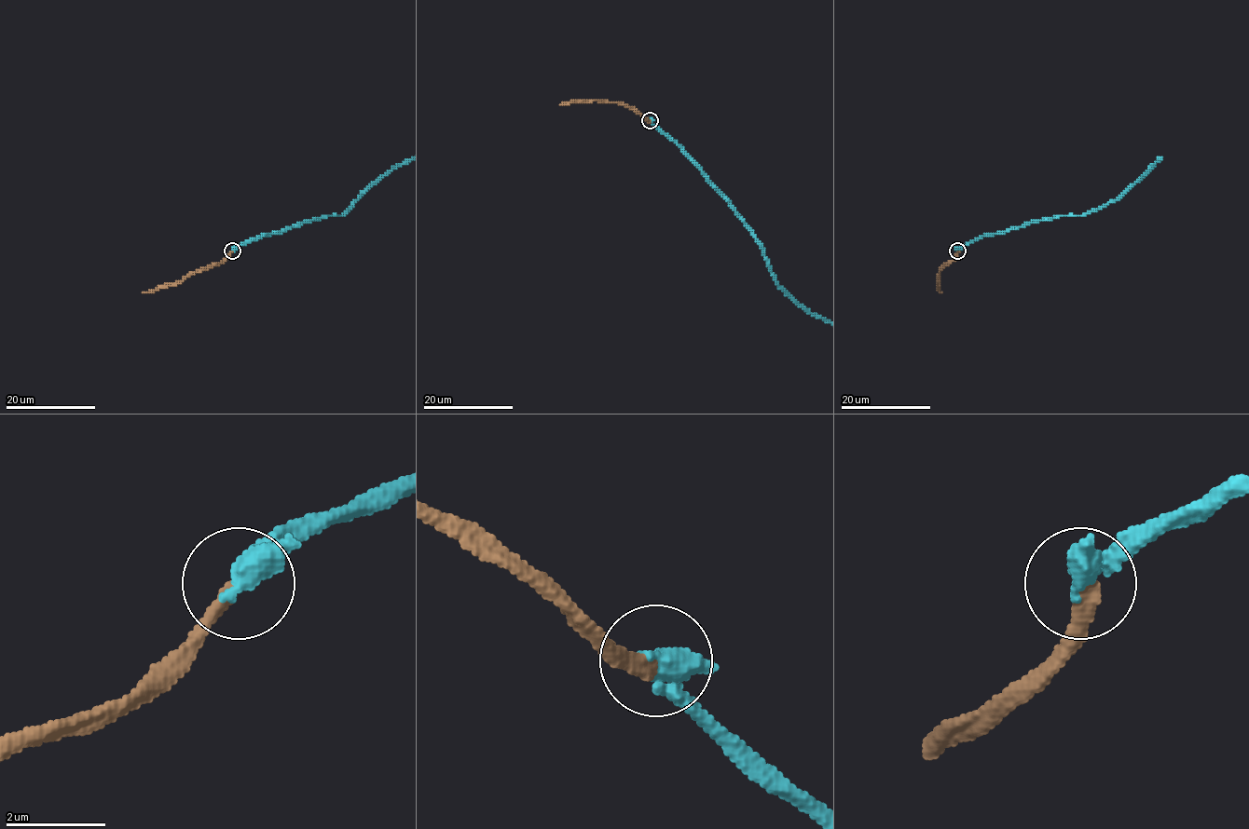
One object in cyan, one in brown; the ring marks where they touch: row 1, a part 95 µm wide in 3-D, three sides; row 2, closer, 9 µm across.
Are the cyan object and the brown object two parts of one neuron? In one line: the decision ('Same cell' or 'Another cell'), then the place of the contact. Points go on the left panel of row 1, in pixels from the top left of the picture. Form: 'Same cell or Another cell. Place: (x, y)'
Same cell. Place: (232, 251)

